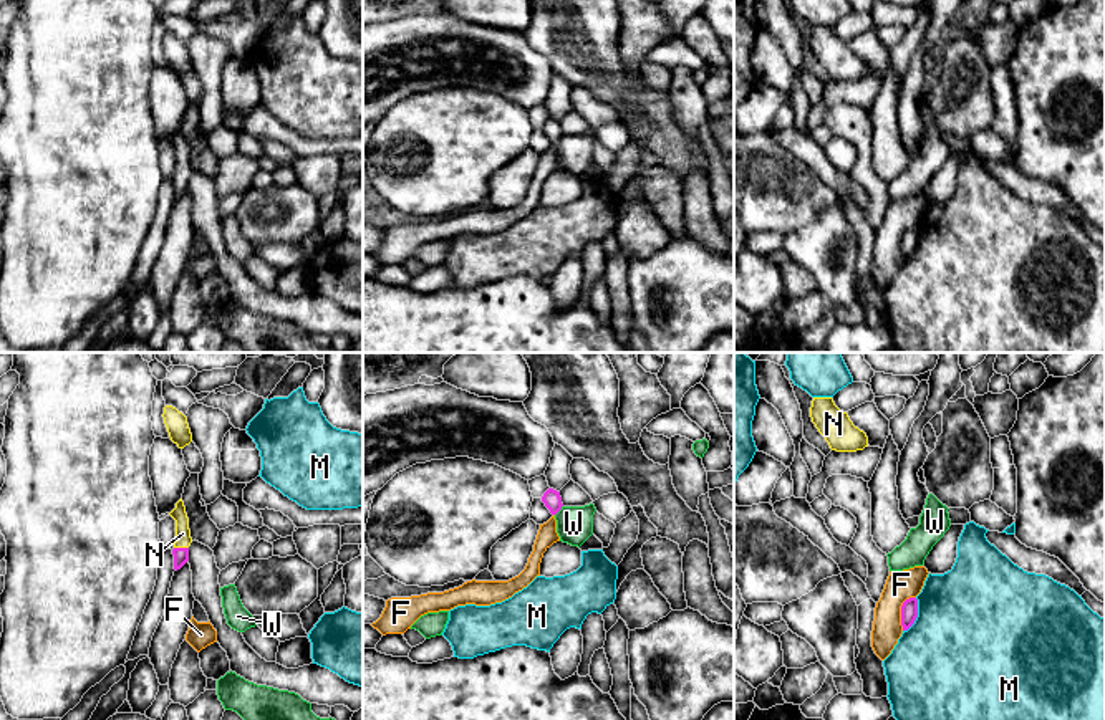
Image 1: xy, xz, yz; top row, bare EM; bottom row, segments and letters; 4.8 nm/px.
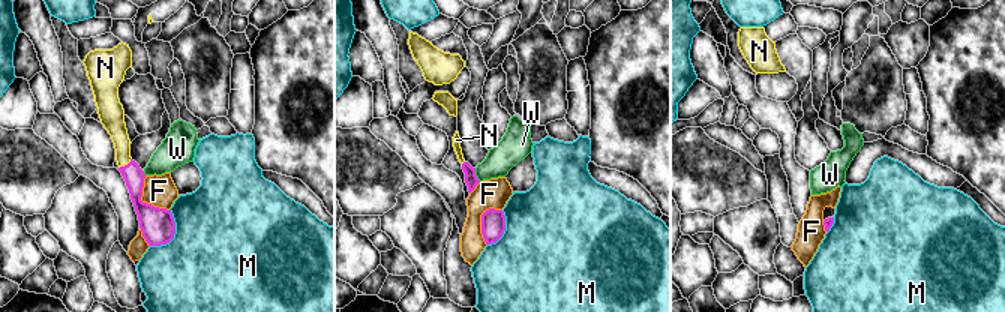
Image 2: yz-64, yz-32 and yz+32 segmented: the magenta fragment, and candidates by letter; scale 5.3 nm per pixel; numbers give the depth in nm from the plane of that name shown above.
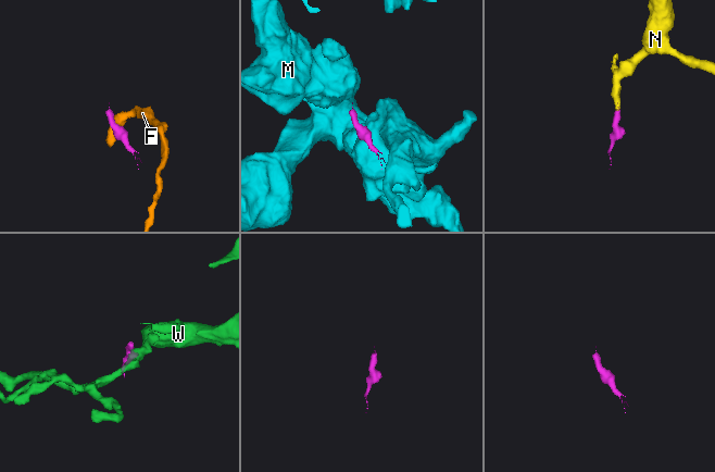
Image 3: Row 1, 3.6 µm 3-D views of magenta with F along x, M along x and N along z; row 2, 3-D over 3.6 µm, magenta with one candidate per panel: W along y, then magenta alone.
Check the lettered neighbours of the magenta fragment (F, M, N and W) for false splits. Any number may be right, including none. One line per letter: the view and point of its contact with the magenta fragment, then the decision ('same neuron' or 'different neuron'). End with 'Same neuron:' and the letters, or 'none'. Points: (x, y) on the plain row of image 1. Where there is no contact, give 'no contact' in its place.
F: yz (902, 240) | different neuron
M: yz (916, 245) | different neuron
N: xy (181, 177) | same neuron
W: xz (560, 138) | different neuron
Same neuron: N

